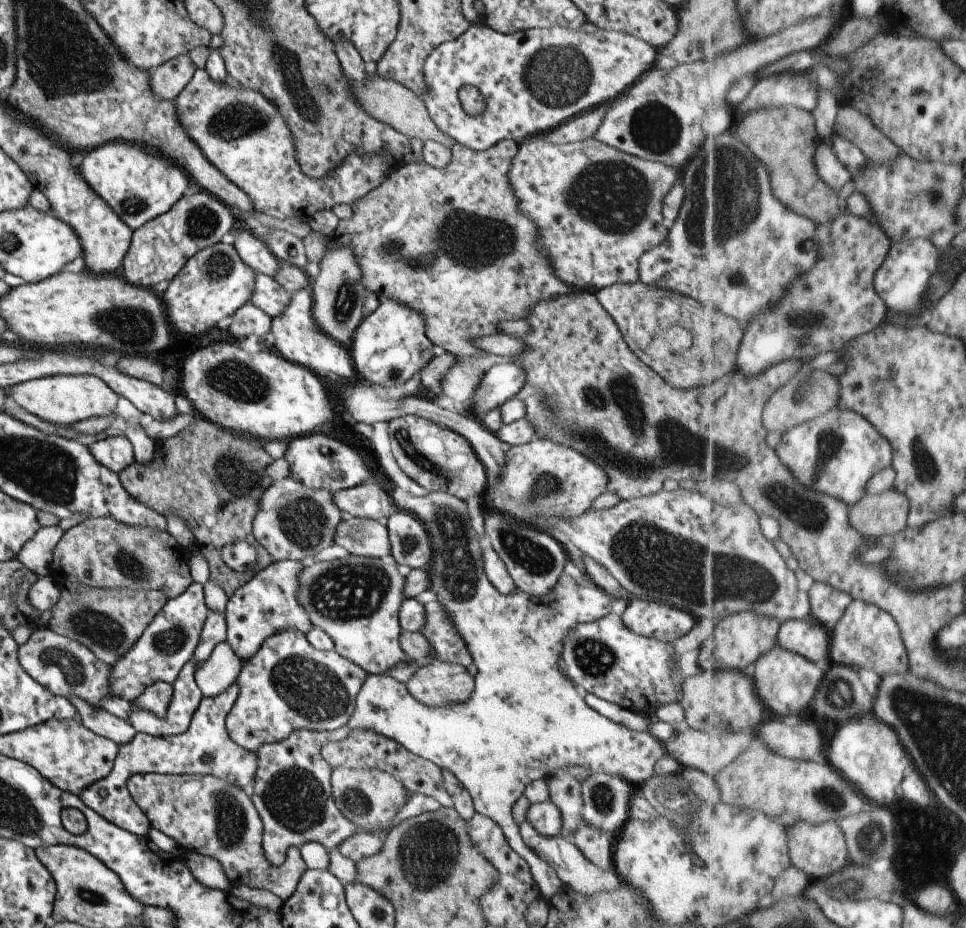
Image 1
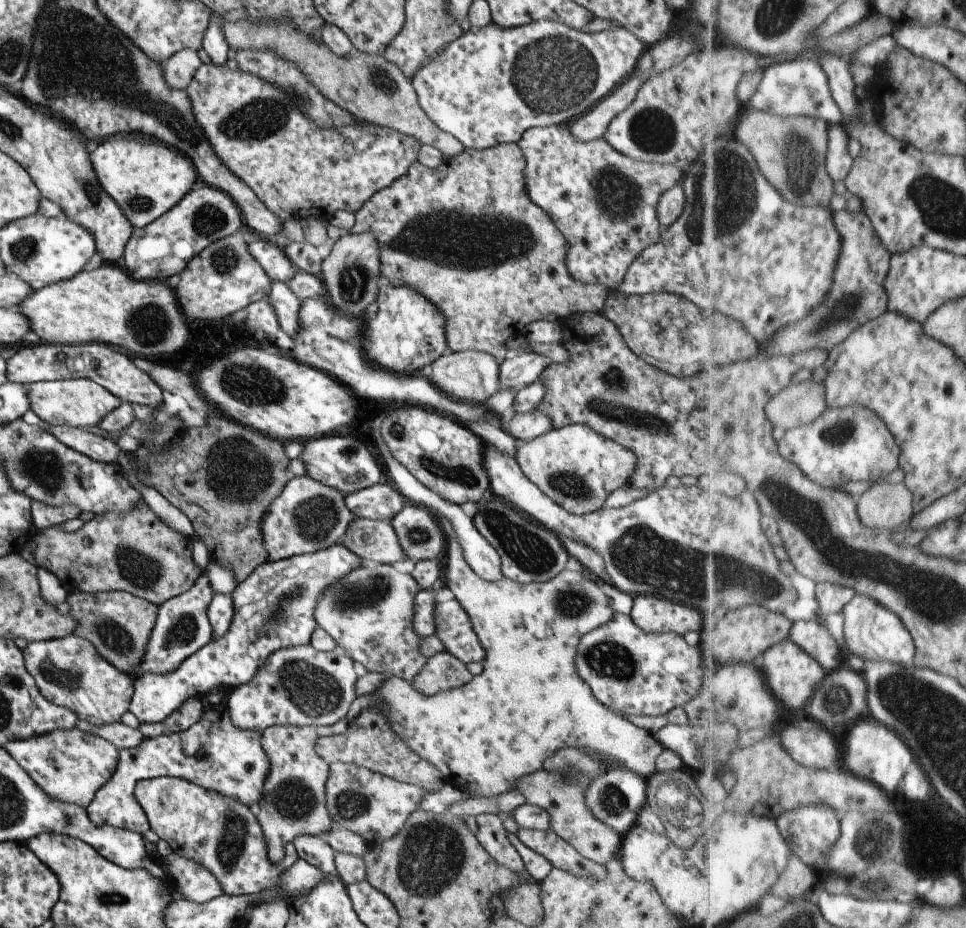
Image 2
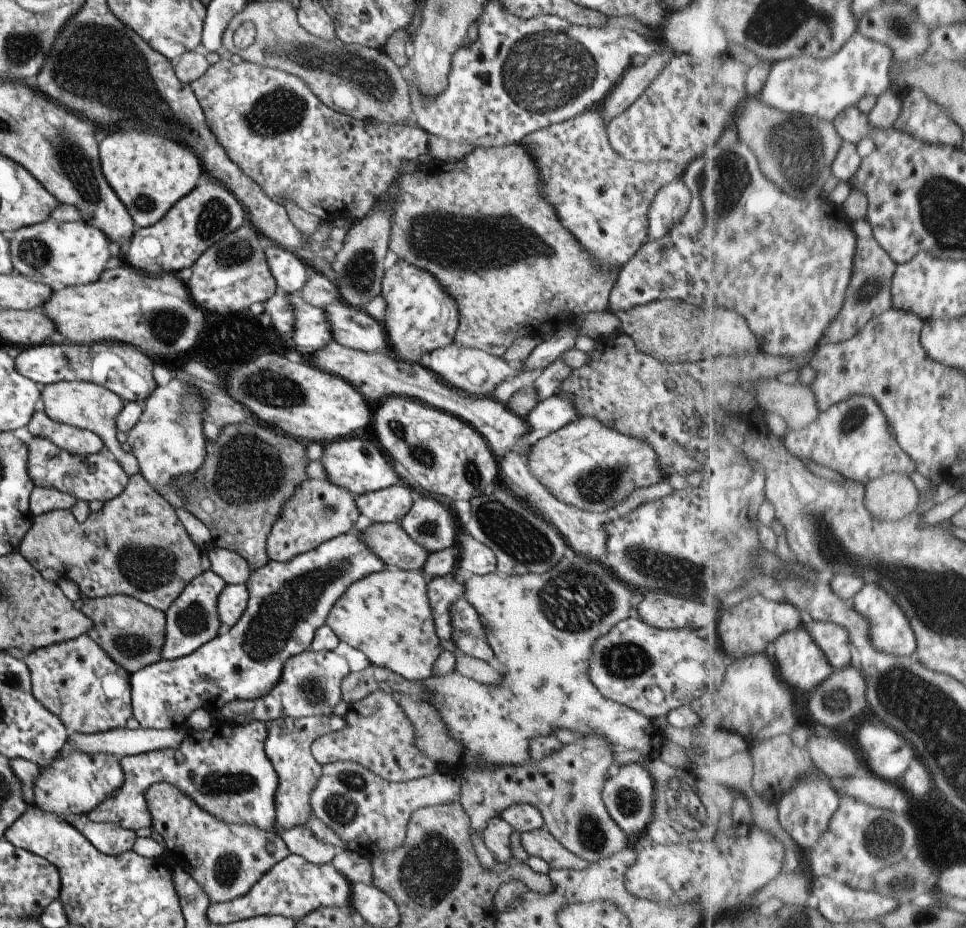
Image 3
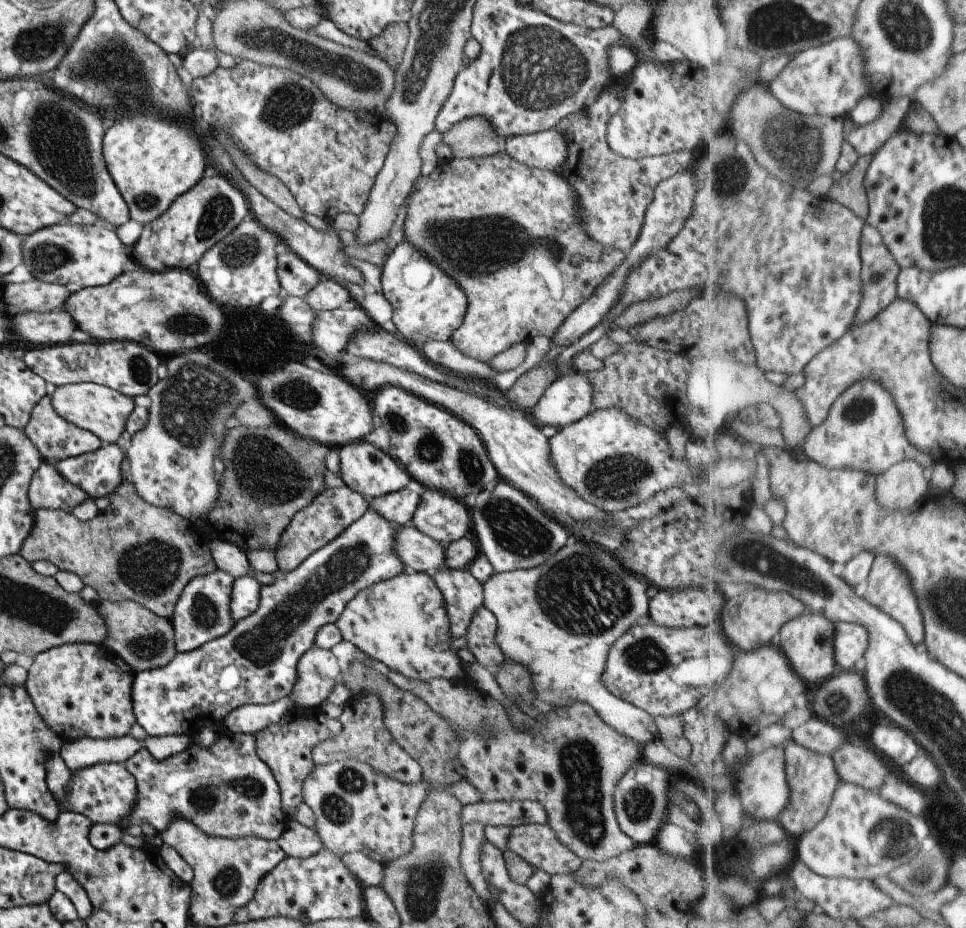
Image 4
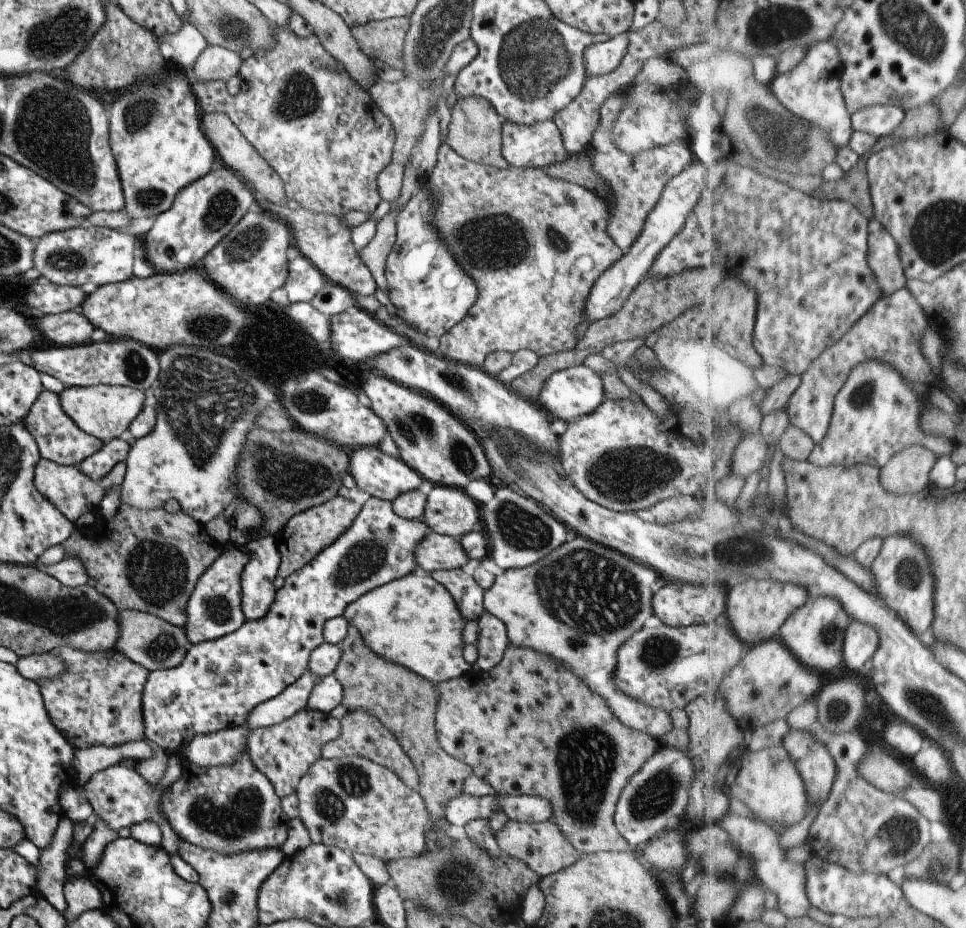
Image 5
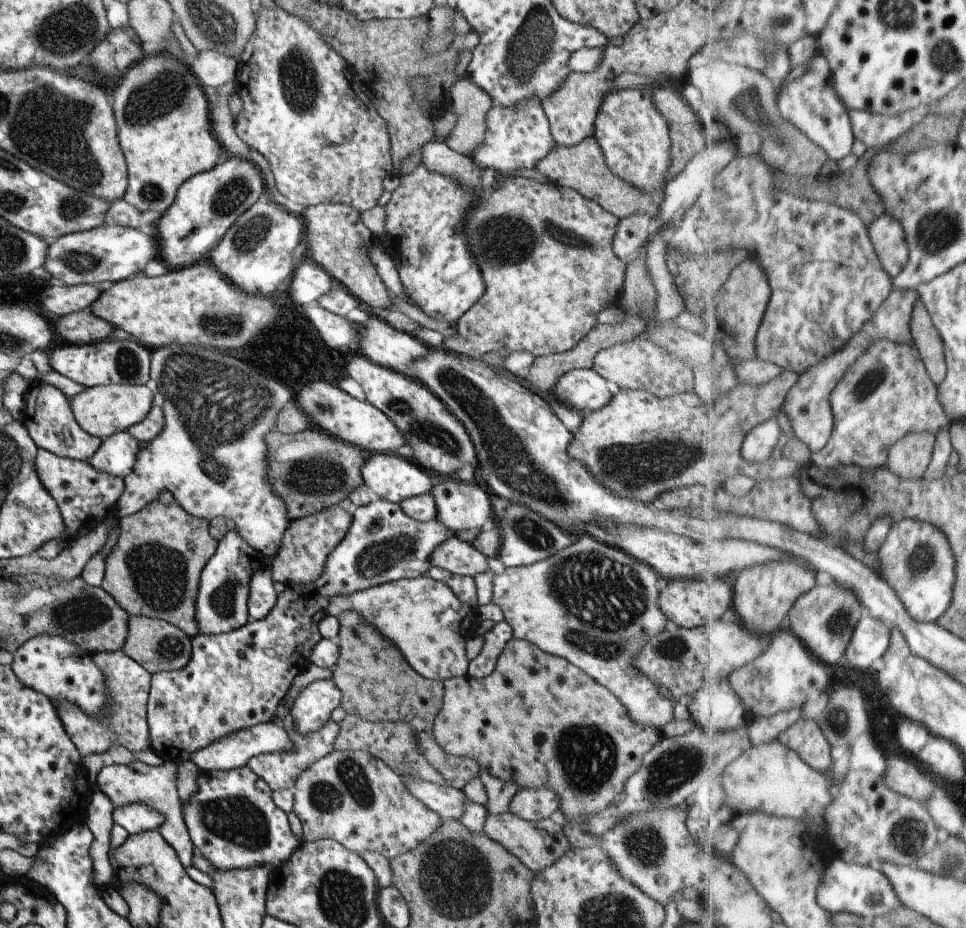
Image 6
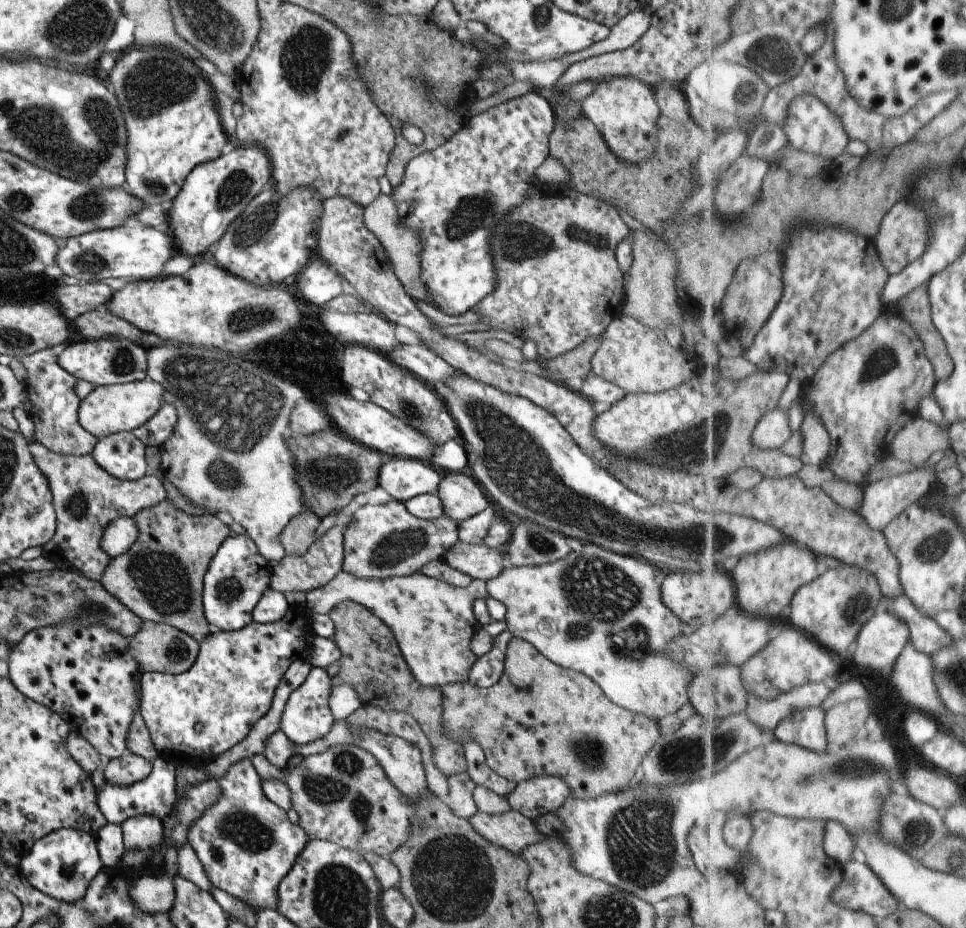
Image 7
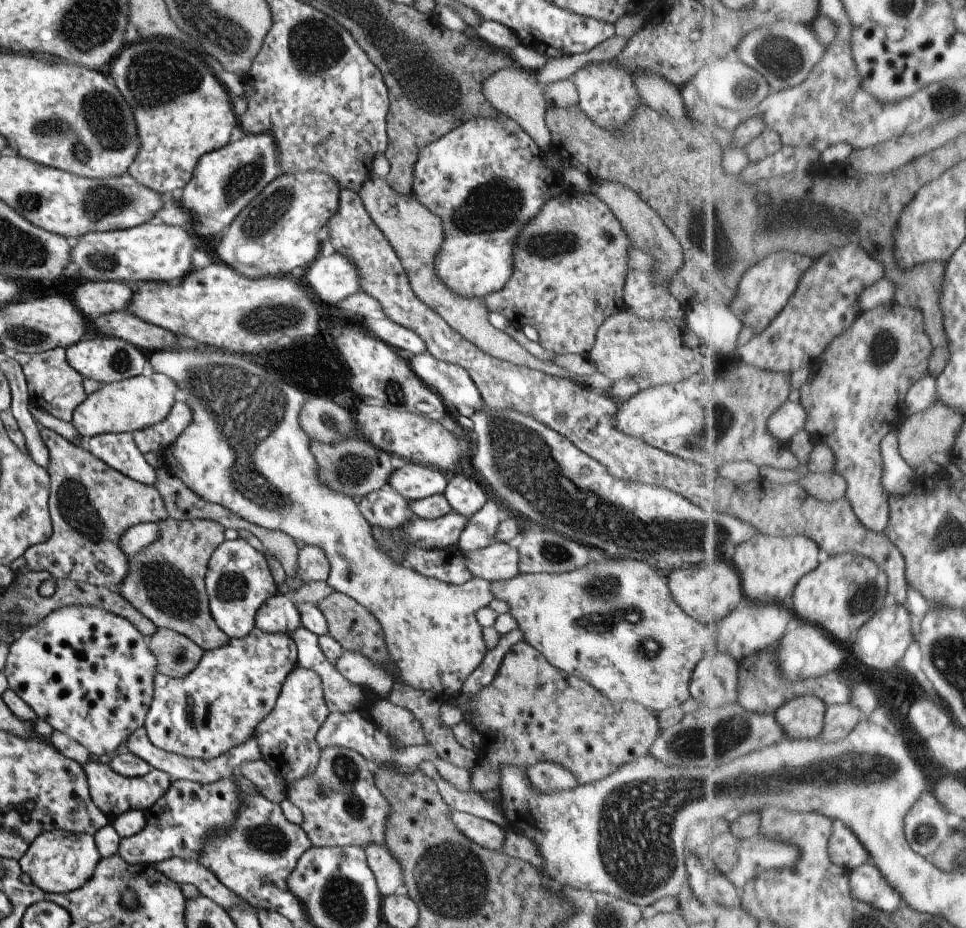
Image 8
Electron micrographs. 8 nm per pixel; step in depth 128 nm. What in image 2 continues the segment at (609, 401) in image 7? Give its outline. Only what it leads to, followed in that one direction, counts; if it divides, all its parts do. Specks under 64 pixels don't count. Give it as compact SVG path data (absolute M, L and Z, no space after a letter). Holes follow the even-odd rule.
M532 409L524 413L515 413L511 420L505 426L502 426L502 429L511 438L526 443L549 431L551 420L545 414L541 414L539 410Z

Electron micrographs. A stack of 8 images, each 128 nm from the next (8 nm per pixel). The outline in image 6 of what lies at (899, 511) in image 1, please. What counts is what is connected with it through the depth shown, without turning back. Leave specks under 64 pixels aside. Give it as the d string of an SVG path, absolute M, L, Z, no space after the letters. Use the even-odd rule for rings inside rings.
M910 433L890 450L887 468L903 479L924 480L934 456L934 449L933 433Z

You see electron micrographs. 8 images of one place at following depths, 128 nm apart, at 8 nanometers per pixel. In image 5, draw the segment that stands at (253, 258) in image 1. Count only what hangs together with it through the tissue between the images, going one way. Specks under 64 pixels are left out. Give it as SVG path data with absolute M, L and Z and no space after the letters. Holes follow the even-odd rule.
M303 255L288 262L288 274L283 284L290 303L309 302L324 288L325 278Z

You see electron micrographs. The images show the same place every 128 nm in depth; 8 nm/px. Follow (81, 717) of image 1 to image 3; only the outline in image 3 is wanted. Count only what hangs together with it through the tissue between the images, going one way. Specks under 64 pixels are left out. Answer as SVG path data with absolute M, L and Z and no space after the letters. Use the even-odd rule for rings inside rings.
M117 728L105 732L85 734L73 732L66 739L67 744L79 752L87 754L111 754L117 759L161 750L161 748L177 748L183 740L185 729L128 729Z

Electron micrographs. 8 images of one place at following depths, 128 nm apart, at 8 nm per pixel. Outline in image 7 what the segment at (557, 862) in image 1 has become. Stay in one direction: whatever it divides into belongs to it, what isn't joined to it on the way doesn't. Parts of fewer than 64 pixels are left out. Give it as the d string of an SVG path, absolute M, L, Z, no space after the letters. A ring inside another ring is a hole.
M514 809L499 815L489 815L477 810L467 820L472 830L483 838L483 841L515 855L528 845L545 838L534 828L531 819Z

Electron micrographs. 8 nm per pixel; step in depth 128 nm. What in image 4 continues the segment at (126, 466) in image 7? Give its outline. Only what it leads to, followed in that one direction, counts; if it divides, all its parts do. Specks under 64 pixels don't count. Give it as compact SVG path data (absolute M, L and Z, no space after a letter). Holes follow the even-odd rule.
M118 443L103 444L96 452L51 461L57 473L79 486L91 499L105 496L119 486L124 450Z

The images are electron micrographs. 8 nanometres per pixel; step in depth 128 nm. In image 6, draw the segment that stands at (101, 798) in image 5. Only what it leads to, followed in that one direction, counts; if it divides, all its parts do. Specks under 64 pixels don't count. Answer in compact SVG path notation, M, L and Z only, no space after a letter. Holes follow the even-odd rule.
M139 760L121 764L111 764L102 767L95 778L93 789L103 792L111 802L112 807L121 807L128 803L144 803L147 807L152 807L163 817L163 823L157 828L162 838L173 848L179 863L183 869L192 866L192 859L195 849L190 842L187 830L185 829L180 804L176 796L175 778L178 764L167 762L159 765L147 765Z

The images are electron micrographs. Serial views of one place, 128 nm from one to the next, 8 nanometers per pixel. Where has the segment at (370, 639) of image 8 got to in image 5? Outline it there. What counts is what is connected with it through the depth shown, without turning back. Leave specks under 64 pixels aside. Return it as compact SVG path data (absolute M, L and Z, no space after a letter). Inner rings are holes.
M348 624L339 646L340 660L332 676L342 689L340 705L348 711L364 711L392 732L397 744L416 768L419 778L416 790L425 809L432 817L445 821L444 804L462 792L464 780L473 772L467 764L448 756L439 747L434 732L434 713L439 699L435 684L374 654L352 625Z

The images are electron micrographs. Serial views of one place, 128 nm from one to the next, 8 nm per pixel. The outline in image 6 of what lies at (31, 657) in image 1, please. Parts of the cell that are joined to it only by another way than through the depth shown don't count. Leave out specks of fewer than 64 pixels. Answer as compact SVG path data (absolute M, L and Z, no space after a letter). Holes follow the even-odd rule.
M121 649L117 651L110 651L107 653L91 654L91 658L92 662L102 670L102 674L105 676L106 679L106 693L108 694L108 701L110 702L110 704L107 706L110 708L109 712L110 716L107 719L104 719L103 721L99 719L99 722L97 722L97 719L89 719L88 717L85 717L85 714L82 714L74 705L71 705L70 703L64 701L56 701L55 703L52 704L56 708L58 718L60 719L60 722L64 727L65 735L67 736L67 738L69 738L69 741L73 744L73 746L77 748L77 751L79 752L79 755L81 757L91 753L101 754L110 745L113 744L120 745L122 748L125 748L129 753L133 754L133 756L135 756L136 753L141 753L142 751L148 750L150 748L150 739L148 736L148 725L146 722L146 701L148 698L148 687L150 686L150 675L138 664L138 662L134 662L133 660L131 660L131 658L125 656L125 654L123 654Z

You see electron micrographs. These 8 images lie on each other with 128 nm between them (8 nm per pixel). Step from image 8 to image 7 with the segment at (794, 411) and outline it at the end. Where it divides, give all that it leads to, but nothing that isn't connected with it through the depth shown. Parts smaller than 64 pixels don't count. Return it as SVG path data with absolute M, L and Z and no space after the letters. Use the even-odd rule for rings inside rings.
M777 408L767 414L760 426L757 426L752 438L761 449L774 450L782 447L792 438L789 412Z

